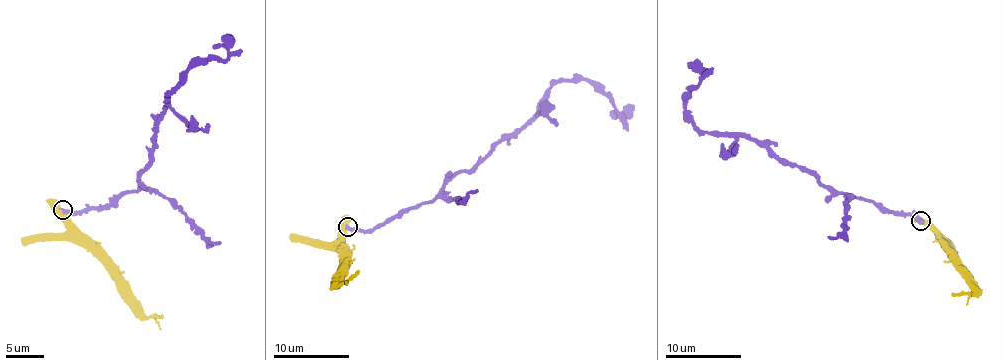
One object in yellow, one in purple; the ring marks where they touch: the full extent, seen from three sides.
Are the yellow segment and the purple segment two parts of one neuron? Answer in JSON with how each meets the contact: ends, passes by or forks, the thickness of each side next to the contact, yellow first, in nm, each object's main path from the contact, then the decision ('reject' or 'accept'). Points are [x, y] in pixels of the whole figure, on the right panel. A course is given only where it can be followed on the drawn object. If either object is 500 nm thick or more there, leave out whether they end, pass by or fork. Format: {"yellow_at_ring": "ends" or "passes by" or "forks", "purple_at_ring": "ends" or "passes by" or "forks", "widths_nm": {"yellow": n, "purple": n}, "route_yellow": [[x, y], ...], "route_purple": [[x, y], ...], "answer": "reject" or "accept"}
{"widths_nm": {"yellow": 550, "purple": 280}, "route_yellow": [[921, 220], [936, 235], [964, 275], [972, 294], [952, 295]], "route_purple": [[921, 220], [837, 194], [812, 173], [741, 135], [696, 128], [685, 108], [704, 74]], "answer": "reject"}

